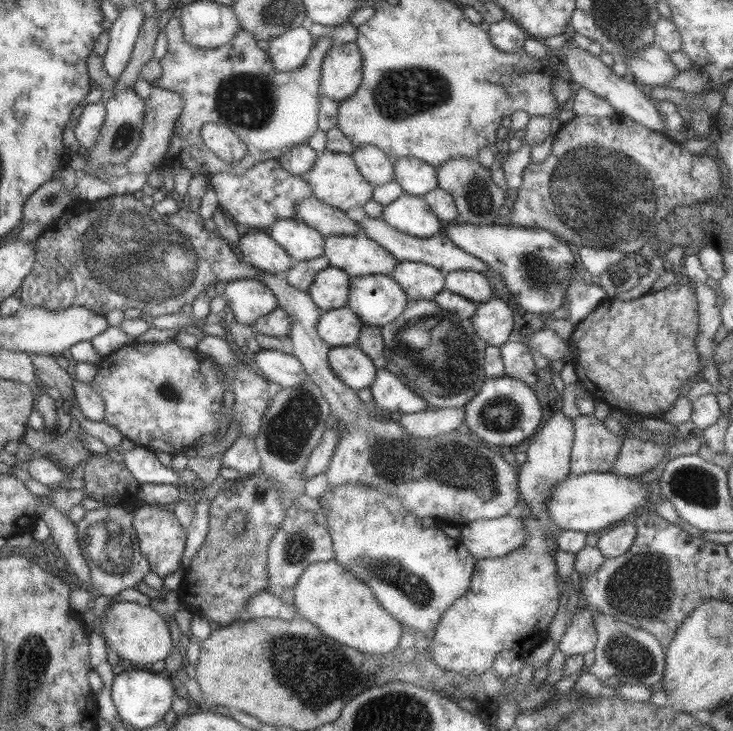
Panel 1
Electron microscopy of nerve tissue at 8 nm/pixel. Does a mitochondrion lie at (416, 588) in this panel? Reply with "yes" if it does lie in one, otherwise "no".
yes

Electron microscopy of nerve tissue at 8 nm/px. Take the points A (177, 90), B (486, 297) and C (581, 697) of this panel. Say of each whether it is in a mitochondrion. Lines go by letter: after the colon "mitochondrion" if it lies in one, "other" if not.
A: other
B: other
C: other

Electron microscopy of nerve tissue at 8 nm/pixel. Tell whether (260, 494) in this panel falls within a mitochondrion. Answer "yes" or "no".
no

